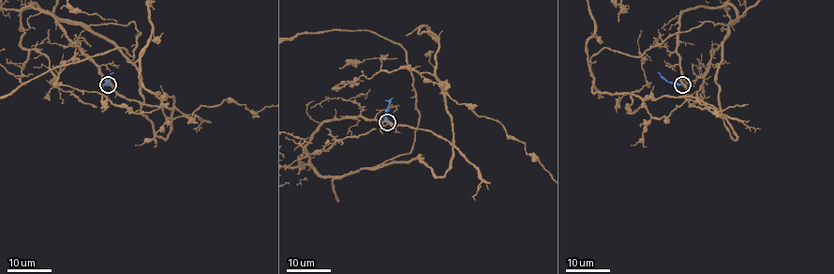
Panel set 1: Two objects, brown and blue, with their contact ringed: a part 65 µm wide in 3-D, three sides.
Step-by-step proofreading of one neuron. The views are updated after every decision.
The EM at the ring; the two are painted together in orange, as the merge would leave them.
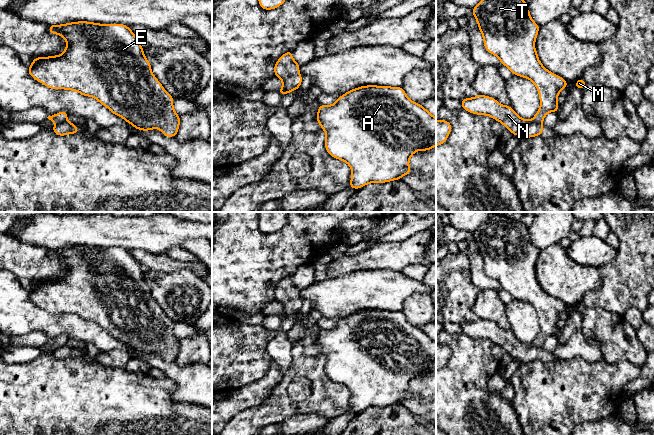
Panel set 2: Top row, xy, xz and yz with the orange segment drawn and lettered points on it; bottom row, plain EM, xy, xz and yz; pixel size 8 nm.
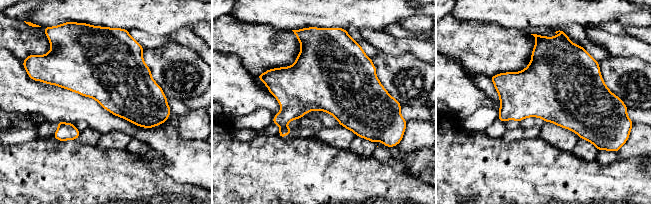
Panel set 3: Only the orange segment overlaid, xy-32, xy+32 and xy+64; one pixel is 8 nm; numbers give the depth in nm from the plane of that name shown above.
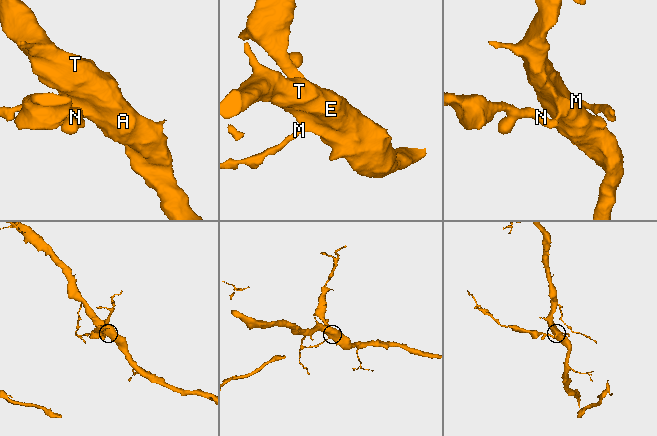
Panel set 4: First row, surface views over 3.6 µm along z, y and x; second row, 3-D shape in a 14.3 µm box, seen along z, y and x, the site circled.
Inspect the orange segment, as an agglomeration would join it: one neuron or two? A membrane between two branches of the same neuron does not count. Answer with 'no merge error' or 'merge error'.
merge error

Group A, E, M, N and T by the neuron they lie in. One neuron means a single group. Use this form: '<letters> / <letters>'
A E M T / N

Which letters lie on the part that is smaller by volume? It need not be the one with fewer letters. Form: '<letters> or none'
N

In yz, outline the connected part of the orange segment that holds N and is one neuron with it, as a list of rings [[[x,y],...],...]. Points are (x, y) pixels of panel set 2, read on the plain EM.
[[[478,318],[461,324],[462,333],[478,339],[487,339],[502,347],[512,358],[521,362],[540,360],[544,350],[517,339],[511,330],[501,329],[496,323]]]

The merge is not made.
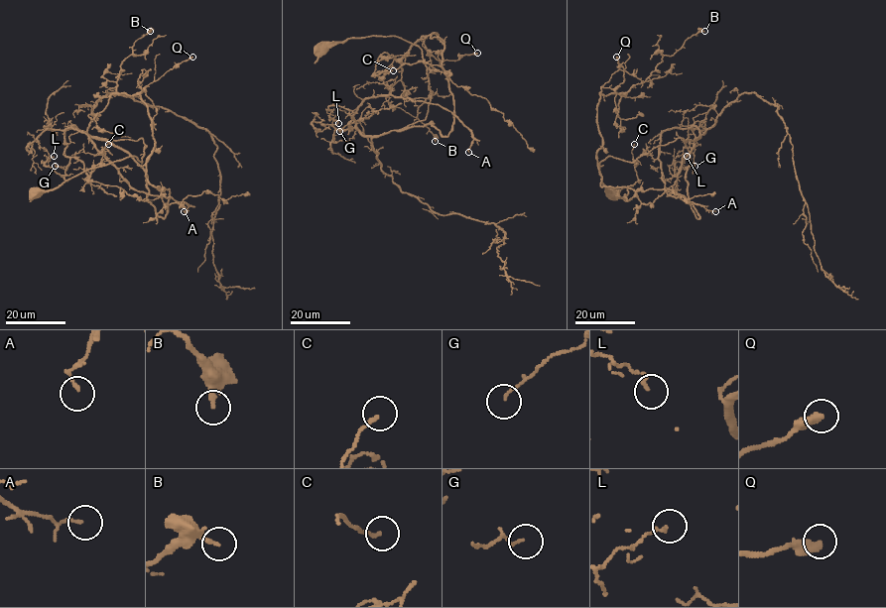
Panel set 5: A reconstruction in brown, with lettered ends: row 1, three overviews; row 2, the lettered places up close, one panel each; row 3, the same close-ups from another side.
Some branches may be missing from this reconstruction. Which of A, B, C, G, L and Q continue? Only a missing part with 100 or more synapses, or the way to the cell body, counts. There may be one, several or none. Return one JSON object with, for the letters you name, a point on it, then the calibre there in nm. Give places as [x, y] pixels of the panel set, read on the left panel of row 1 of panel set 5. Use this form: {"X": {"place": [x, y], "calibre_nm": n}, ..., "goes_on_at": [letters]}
{"goes_on_at": []}

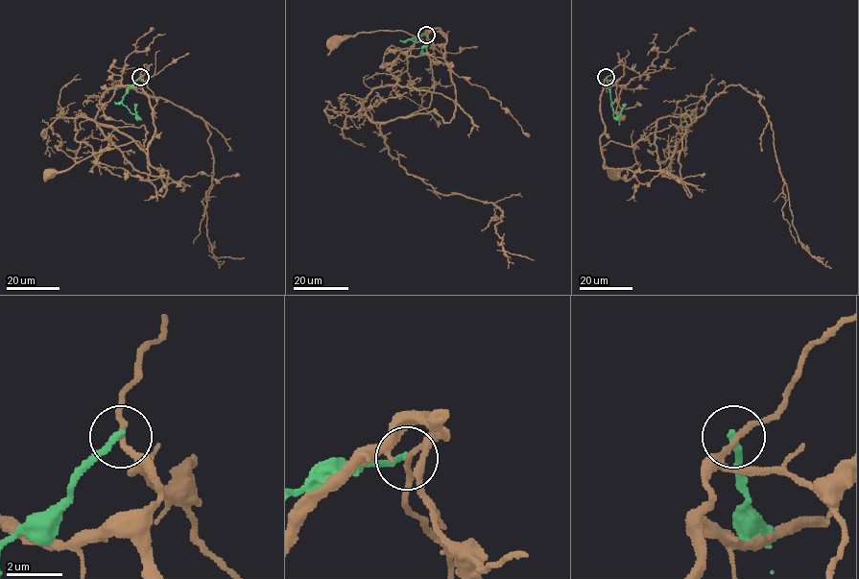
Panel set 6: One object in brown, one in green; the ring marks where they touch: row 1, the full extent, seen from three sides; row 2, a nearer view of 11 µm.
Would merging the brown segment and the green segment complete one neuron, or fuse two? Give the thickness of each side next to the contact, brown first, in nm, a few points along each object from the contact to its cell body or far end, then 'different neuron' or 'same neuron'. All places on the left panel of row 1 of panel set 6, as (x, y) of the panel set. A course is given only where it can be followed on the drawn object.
190 nm thick on the brown side, 240 nm on the other; brown runs (140, 77), (162, 197), (117, 129), (144, 125), (144, 146), (50, 174); green runs (140, 77), (129, 87), (122, 103), (138, 118), (136, 104); different neuron

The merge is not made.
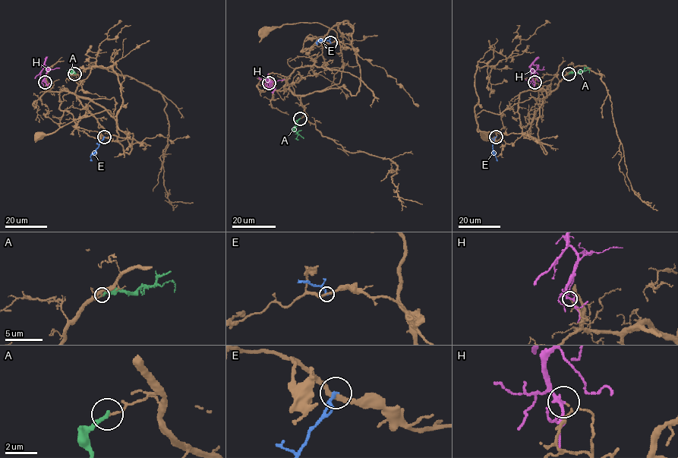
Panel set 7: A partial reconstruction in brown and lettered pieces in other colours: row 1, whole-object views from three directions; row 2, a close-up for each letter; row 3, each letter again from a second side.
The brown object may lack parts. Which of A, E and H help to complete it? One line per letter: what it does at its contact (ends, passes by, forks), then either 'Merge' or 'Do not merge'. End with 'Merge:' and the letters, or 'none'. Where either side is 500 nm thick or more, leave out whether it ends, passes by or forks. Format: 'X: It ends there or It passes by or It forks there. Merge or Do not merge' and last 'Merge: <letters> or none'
A: It ends there. Do not merge
E: It ends there. Do not merge
H: It passes by. Do not merge
Merge: none

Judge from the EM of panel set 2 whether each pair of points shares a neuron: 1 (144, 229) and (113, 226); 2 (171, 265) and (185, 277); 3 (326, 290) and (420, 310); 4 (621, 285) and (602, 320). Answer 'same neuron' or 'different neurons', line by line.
1: same neuron
2: different neurons
3: different neurons
4: different neurons

